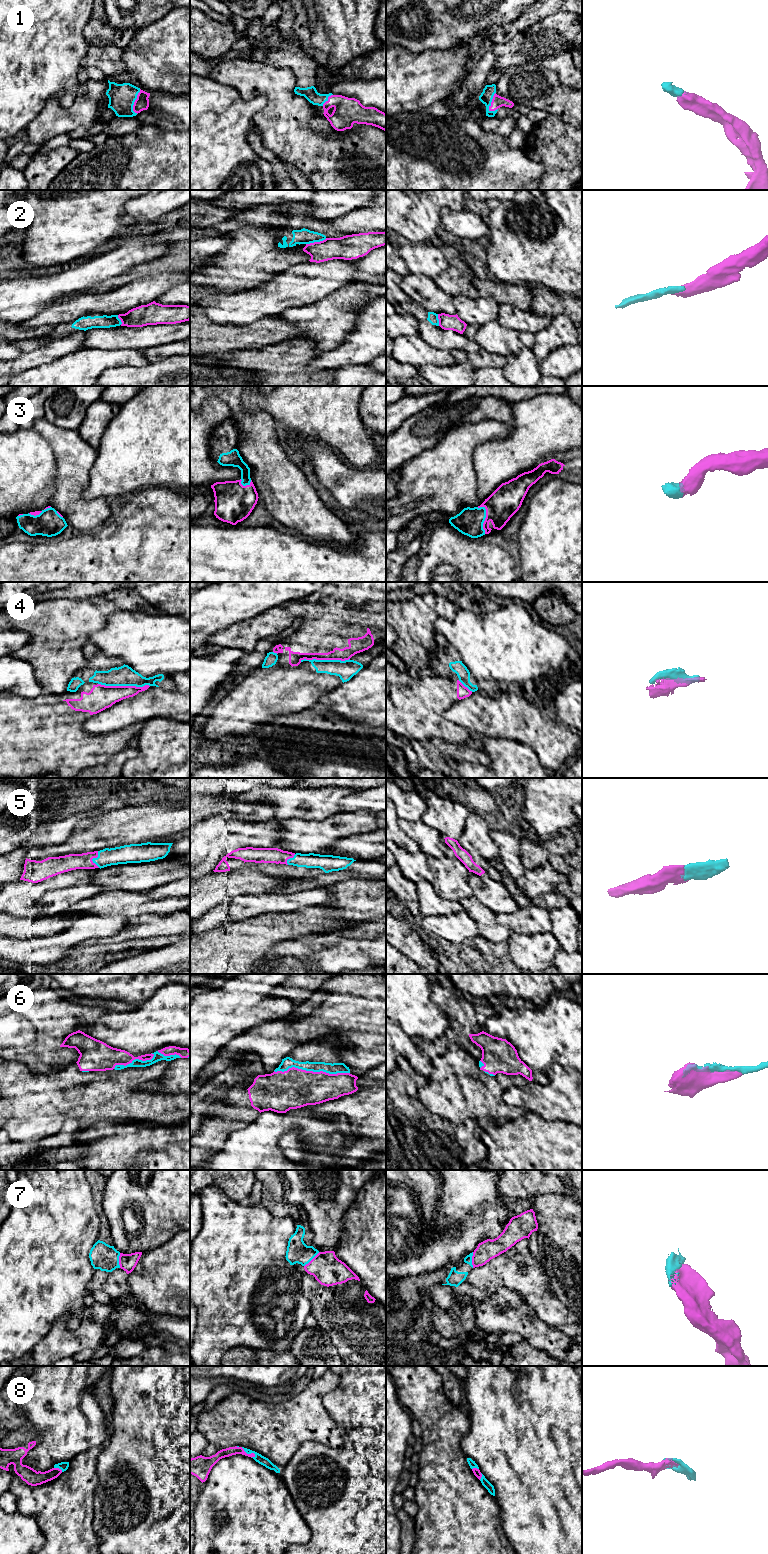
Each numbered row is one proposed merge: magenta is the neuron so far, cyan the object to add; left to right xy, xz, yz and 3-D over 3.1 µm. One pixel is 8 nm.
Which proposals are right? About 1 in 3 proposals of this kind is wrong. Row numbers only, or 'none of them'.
1, 3, 5, 6, 7, 8

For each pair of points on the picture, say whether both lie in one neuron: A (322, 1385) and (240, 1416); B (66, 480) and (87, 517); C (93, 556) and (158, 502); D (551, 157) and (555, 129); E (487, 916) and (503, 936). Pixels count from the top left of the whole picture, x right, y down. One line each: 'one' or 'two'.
A: one
B: one
C: one
D: one
E: one

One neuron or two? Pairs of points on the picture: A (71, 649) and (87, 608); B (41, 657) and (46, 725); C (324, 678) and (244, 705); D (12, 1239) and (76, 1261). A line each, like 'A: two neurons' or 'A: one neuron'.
A: one neuron
B: two neurons
C: one neuron
D: one neuron

